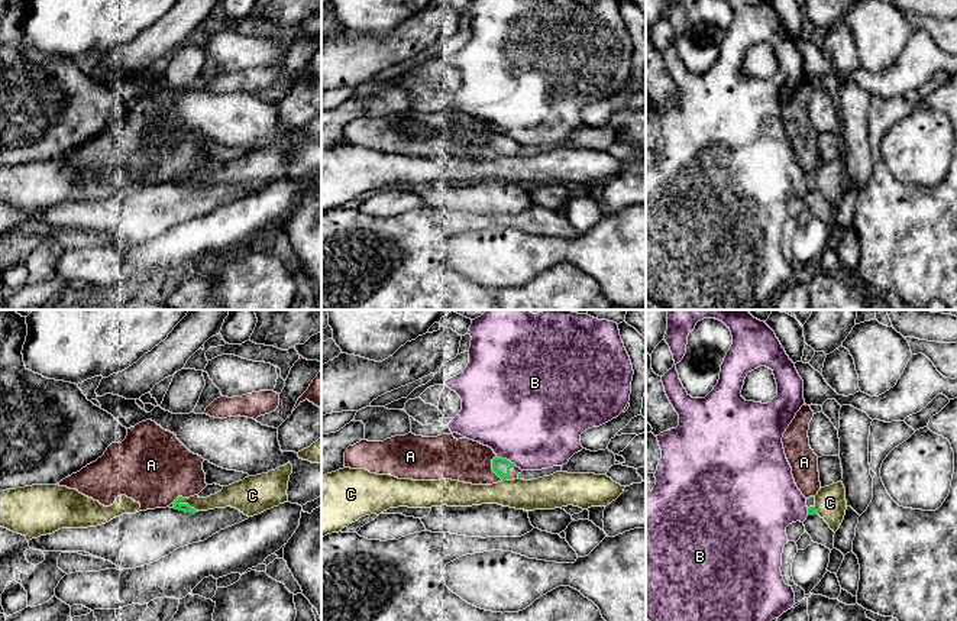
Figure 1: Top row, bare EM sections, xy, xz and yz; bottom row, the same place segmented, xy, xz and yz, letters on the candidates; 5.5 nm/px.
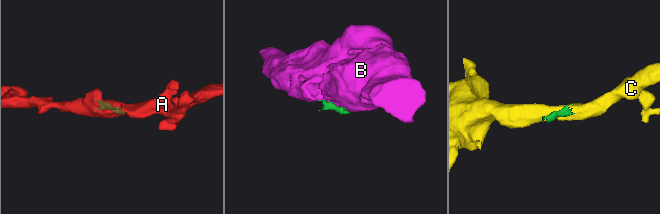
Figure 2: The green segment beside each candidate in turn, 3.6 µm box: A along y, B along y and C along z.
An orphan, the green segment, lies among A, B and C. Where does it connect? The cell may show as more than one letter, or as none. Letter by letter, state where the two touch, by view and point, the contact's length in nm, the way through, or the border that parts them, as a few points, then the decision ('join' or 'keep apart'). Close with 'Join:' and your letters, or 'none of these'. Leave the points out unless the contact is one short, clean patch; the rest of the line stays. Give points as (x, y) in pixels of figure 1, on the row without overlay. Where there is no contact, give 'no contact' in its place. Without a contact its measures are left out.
A: contact xz (492, 144); length 140 nm; join
B: contact xz (506, 135); length 120 nm; keep apart
C: contact xy (187, 180); length 130 nm; border xy (178, 177), (187, 178), (197, 187); keep apart
Join: A

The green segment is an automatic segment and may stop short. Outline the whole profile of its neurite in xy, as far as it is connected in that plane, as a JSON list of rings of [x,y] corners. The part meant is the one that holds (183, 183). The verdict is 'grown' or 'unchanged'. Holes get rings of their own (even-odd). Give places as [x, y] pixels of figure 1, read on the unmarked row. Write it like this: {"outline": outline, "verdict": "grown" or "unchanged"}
{"outline": [[[146,96],[127,104],[122,119],[111,119],[101,133],[56,161],[77,165],[104,182],[126,171],[140,179],[138,188],[172,179],[195,190],[182,177],[207,162],[203,138],[174,109]]], "verdict": "grown"}

